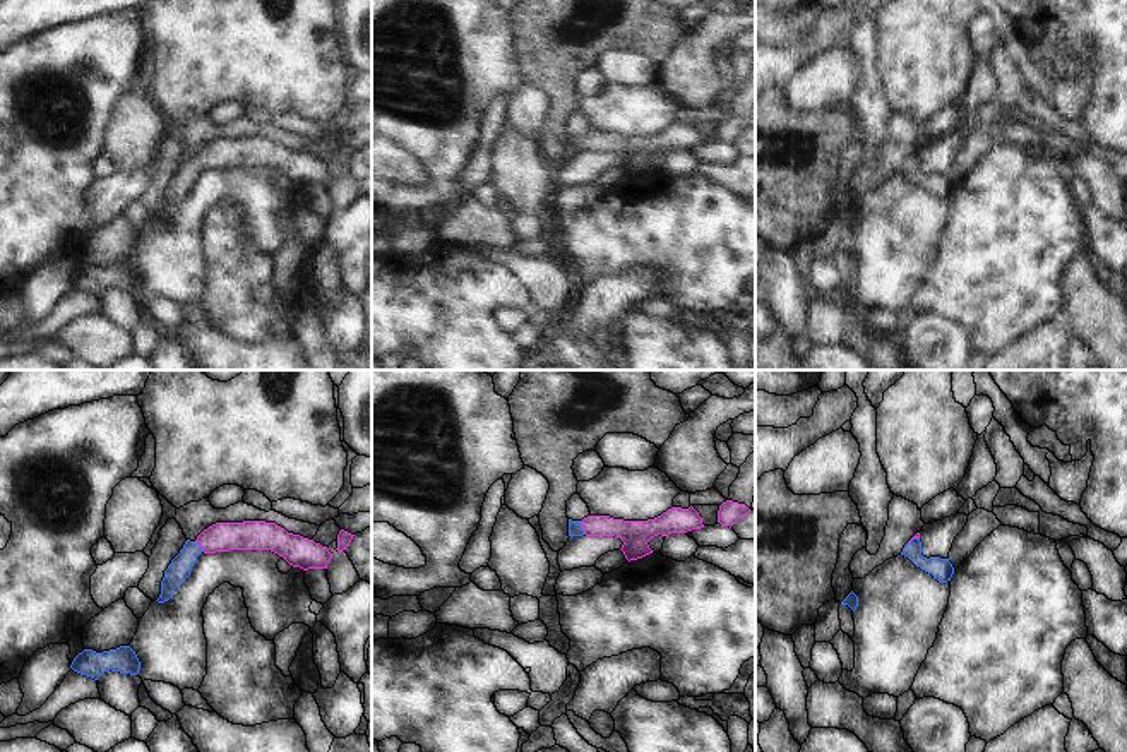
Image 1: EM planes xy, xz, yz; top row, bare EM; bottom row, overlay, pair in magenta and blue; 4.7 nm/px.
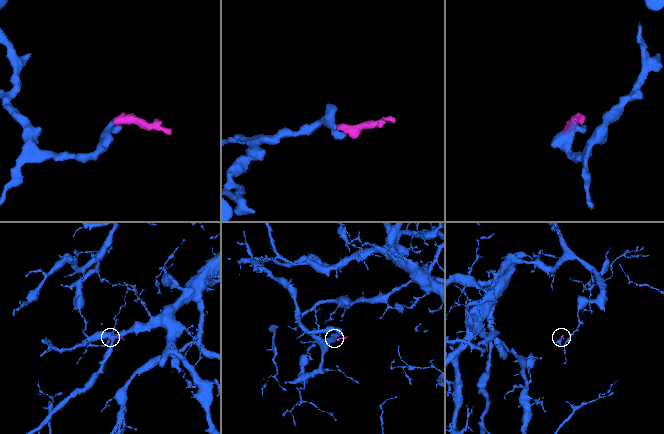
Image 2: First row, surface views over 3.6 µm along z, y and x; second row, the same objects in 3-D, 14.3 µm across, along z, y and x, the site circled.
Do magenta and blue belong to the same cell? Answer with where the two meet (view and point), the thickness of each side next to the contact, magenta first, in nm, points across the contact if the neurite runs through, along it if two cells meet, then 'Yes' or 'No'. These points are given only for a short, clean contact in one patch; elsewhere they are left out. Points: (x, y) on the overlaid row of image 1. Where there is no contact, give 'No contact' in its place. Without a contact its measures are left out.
Touches magenta at xz (583, 528). Thickness 130 nm (magenta) against 60 nm. Path across: xz (634, 535), (620, 528), (583, 528), (574, 526). Yes

